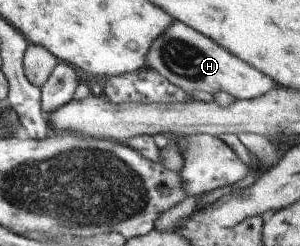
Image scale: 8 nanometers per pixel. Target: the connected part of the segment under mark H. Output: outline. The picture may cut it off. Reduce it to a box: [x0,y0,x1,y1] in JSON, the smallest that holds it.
[145,20,273,100]

